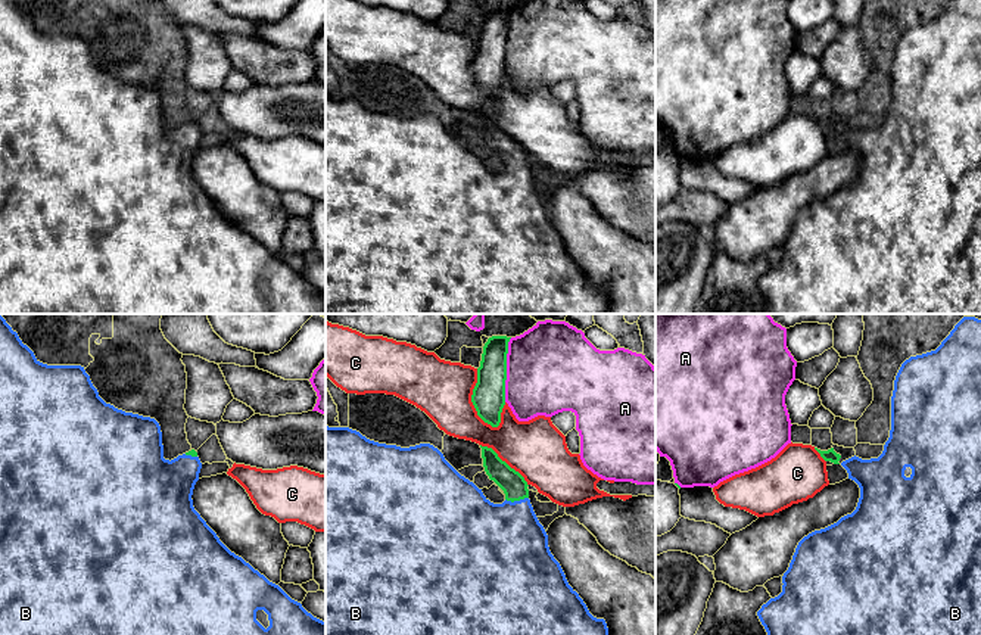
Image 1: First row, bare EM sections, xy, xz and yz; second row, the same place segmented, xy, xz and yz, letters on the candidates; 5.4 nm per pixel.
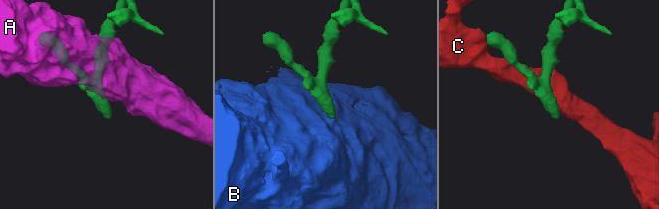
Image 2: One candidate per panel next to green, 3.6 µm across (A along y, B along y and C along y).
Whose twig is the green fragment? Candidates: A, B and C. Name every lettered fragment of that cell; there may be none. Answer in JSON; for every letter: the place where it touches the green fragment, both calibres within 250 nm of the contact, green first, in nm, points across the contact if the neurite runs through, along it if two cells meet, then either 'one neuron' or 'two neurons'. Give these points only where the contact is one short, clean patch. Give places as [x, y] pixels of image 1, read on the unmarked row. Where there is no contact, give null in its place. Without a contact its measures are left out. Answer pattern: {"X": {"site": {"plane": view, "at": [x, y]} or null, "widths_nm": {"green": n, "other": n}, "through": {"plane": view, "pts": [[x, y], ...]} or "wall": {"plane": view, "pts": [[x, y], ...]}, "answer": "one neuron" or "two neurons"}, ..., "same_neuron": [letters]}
{"A": {"site": {"plane": "xz", "at": [505, 40]}, "widths_nm": {"green": 180, "other": 460}, "answer": "two neurons"}, "B": {"site": {"plane": "xz", "at": [516, 170]}, "widths_nm": {"green": 140, "other": 440}, "through": {"plane": "xz", "pts": [[514, 156], [516, 170], [504, 214]]}, "answer": "one neuron"}, "C": {"site": {"plane": "xz", "at": [472, 71]}, "widths_nm": {"green": 180, "other": 320}, "answer": "two neurons"}, "same_neuron": ["B"]}

